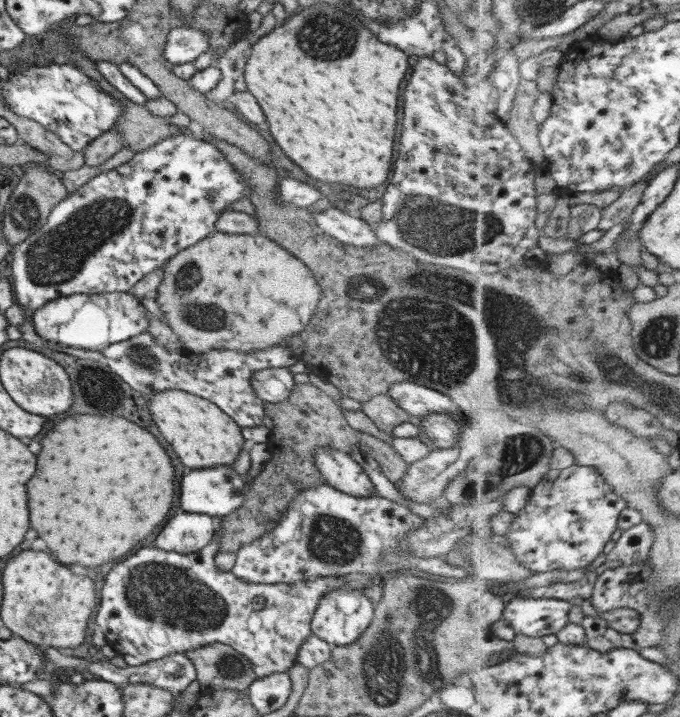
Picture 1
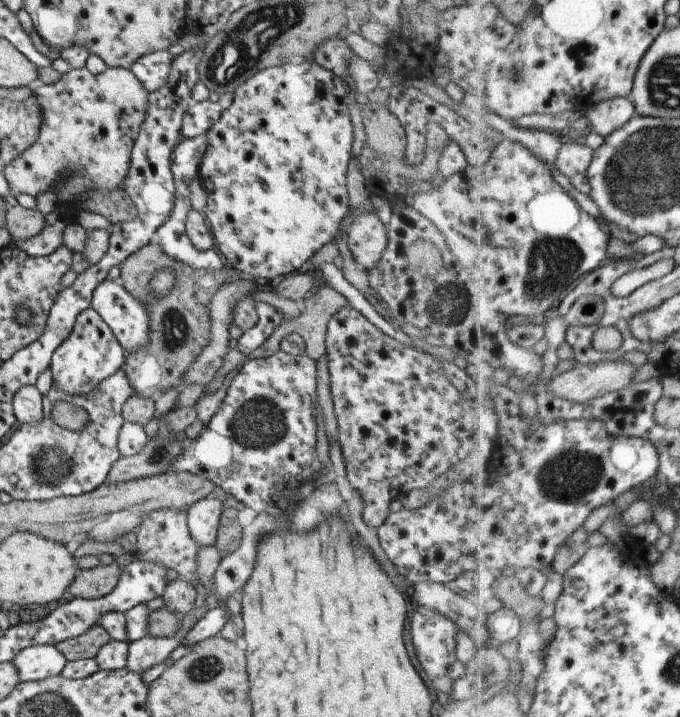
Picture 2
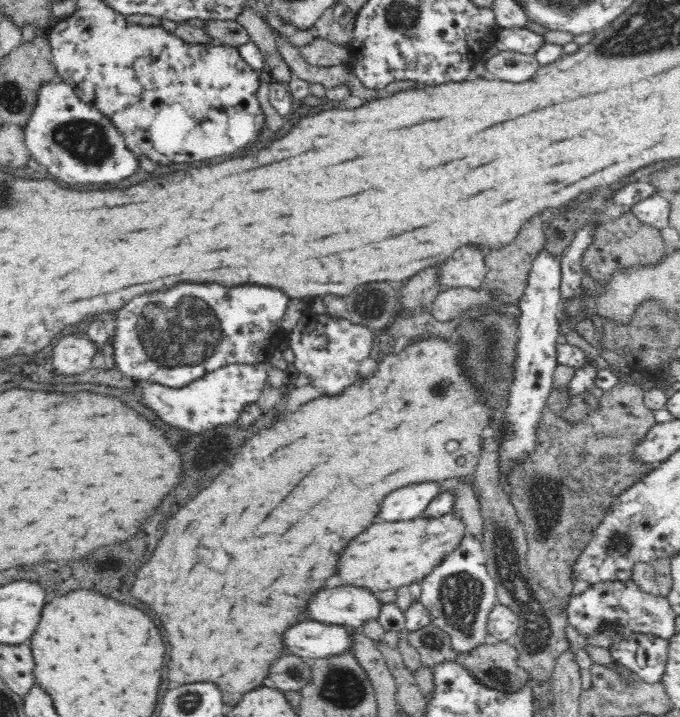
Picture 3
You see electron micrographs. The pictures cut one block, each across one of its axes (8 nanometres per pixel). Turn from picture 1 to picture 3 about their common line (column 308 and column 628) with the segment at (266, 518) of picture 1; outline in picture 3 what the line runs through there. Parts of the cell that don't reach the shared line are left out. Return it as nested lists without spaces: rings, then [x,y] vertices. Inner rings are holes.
[[[620,381],[614,388],[604,391],[601,397],[598,397],[598,405],[595,408],[591,408],[580,420],[580,422],[570,423],[566,415],[563,414],[563,409],[567,408],[567,391],[566,390],[551,390],[547,399],[547,404],[544,407],[542,420],[539,422],[537,427],[537,440],[535,441],[534,451],[530,452],[521,463],[514,463],[509,471],[506,472],[505,477],[505,488],[508,489],[510,498],[516,503],[518,510],[518,517],[520,517],[521,523],[525,526],[526,541],[527,541],[527,566],[531,572],[531,578],[538,580],[542,587],[551,590],[557,601],[563,601],[566,603],[572,592],[574,592],[574,585],[571,581],[571,567],[574,558],[578,558],[578,554],[582,552],[582,548],[586,546],[586,541],[590,538],[592,530],[598,526],[599,520],[604,516],[606,510],[615,502],[615,499],[619,496],[622,491],[625,491],[630,486],[634,486],[637,481],[640,481],[648,471],[651,470],[649,465],[636,465],[634,461],[634,448],[637,446],[639,441],[642,441],[646,437],[646,433],[655,425],[653,410],[650,410],[644,404],[644,391],[627,383],[626,381]]]

